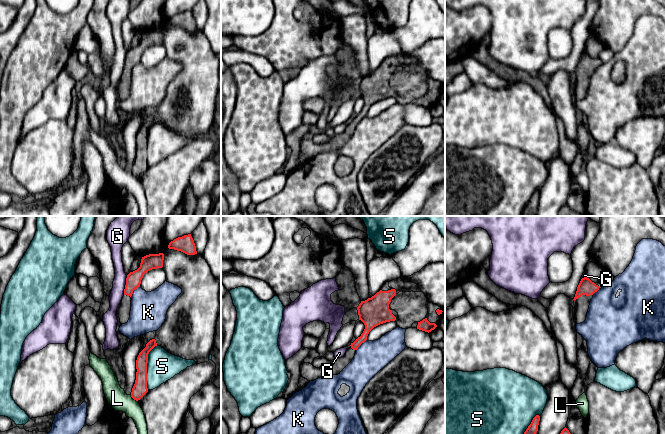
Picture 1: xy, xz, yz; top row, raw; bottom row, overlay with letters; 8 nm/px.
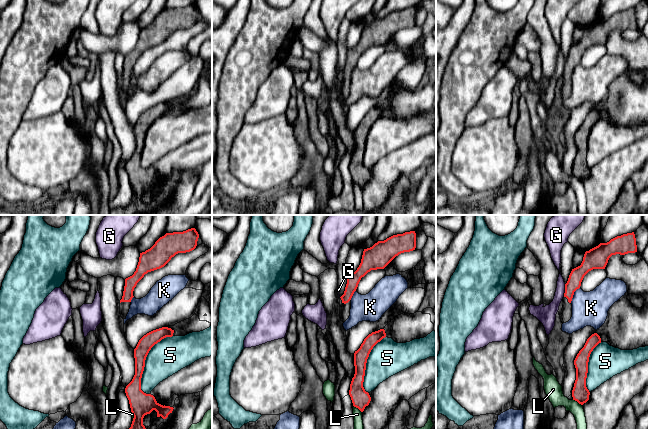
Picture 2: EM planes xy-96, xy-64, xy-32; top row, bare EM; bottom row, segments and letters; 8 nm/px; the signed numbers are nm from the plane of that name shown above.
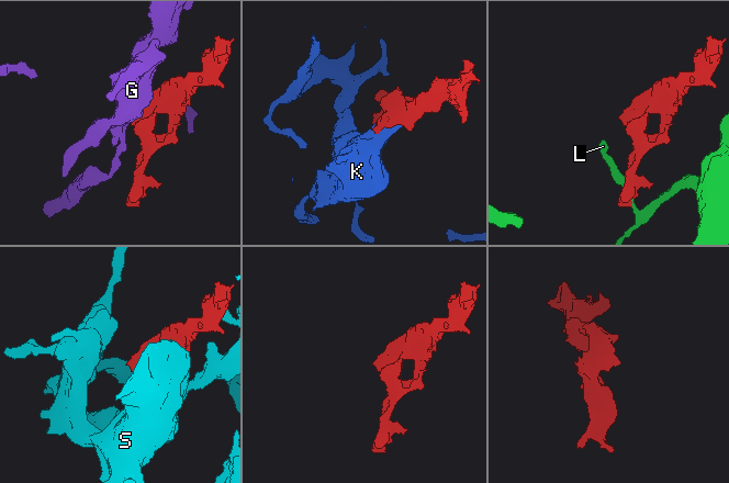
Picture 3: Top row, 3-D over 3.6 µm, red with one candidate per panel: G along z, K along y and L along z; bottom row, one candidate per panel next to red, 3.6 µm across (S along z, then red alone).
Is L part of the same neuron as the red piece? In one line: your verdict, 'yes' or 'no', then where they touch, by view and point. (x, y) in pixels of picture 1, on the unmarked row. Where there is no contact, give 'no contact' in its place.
no; contact xy (134, 175)

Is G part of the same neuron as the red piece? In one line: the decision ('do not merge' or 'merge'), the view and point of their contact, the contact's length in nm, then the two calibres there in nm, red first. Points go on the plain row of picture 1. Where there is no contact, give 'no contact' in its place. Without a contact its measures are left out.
do not merge | xy (125, 61) | 160 nm | 120/100 nm

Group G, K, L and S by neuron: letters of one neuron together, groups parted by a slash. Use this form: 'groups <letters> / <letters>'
groups G / K / L / S

